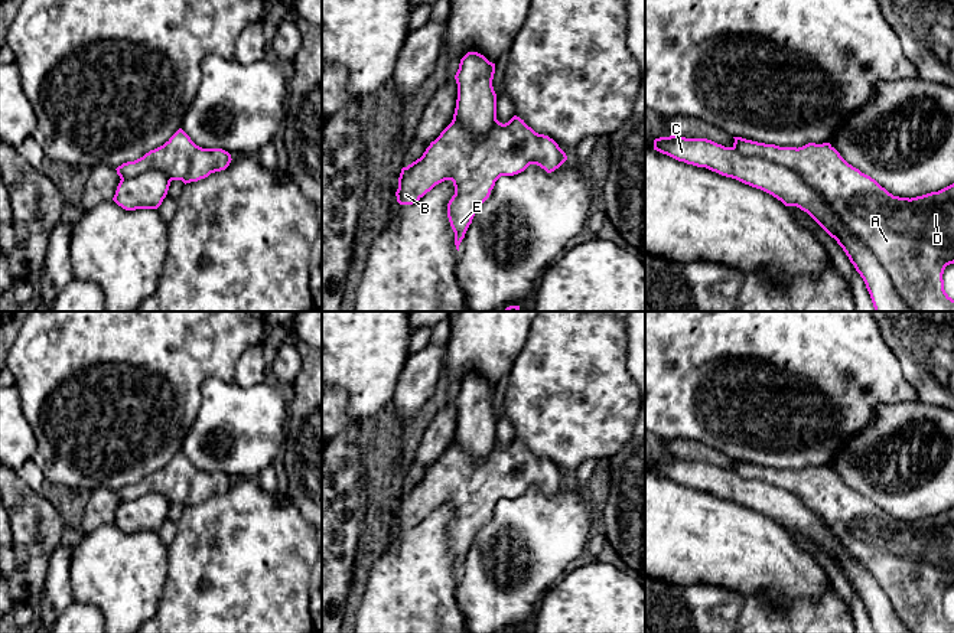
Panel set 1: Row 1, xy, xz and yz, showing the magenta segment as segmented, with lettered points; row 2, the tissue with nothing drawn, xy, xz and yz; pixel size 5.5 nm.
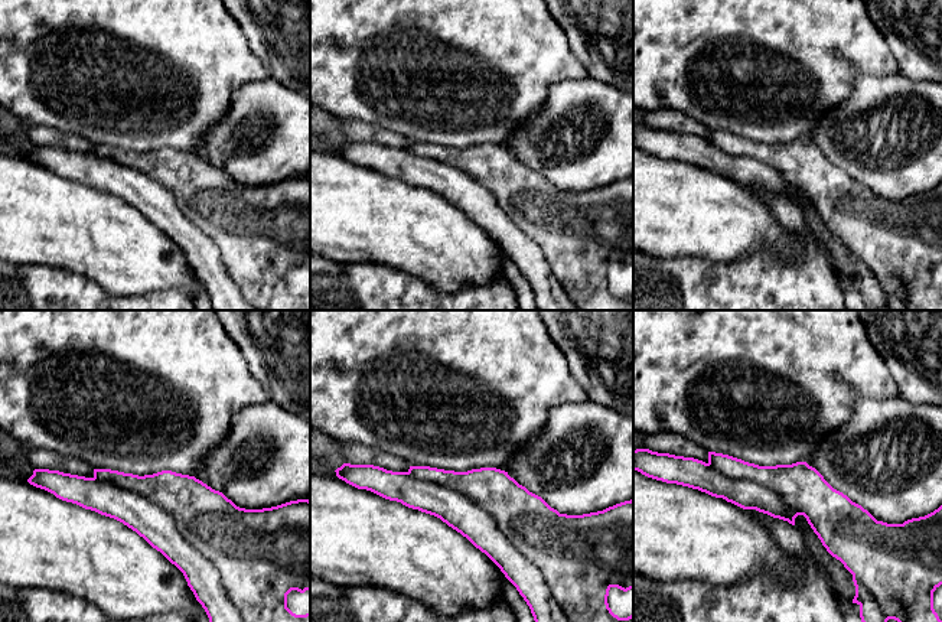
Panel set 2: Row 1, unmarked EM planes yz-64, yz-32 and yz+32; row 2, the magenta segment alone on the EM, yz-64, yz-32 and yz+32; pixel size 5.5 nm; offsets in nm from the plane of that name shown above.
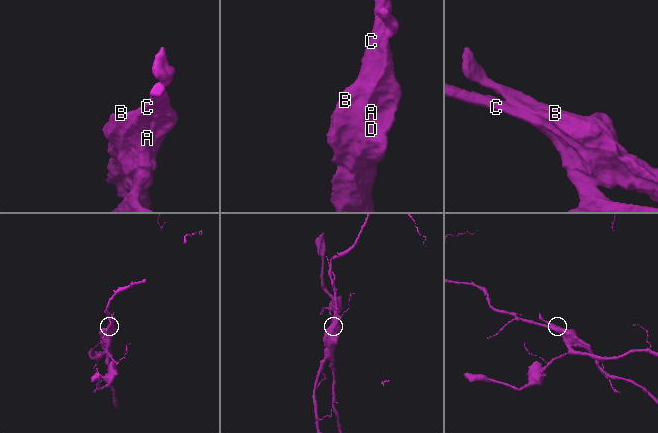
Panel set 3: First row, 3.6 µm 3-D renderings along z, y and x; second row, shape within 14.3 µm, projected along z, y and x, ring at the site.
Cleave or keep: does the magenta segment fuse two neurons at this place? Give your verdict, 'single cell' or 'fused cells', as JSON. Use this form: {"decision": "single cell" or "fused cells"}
{"decision": "fused cells"}

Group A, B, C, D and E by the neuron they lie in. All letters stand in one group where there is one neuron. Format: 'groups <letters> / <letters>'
groups A B D E / C

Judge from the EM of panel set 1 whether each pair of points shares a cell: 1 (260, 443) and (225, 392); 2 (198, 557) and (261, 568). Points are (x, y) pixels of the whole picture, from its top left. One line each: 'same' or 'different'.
1: same
2: same

